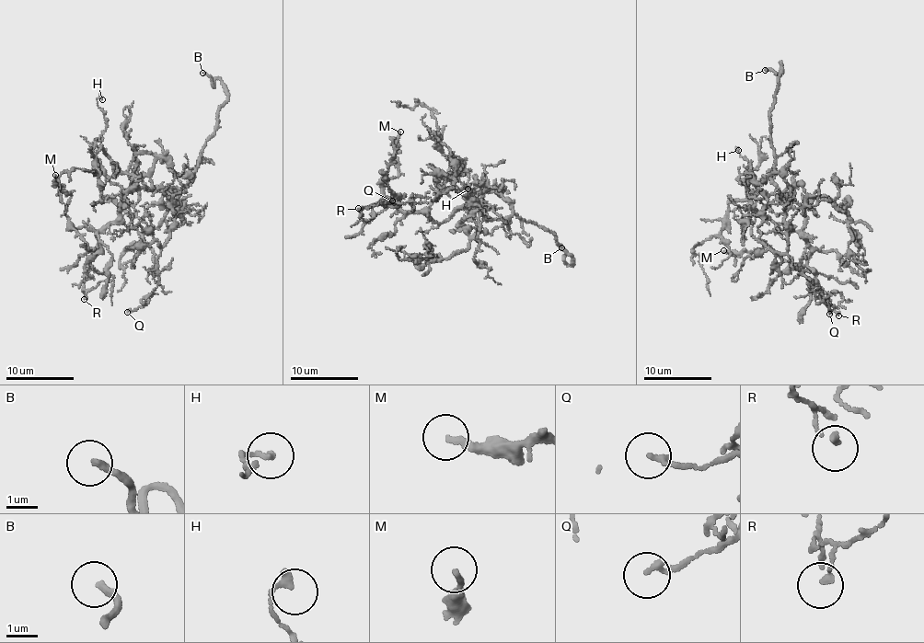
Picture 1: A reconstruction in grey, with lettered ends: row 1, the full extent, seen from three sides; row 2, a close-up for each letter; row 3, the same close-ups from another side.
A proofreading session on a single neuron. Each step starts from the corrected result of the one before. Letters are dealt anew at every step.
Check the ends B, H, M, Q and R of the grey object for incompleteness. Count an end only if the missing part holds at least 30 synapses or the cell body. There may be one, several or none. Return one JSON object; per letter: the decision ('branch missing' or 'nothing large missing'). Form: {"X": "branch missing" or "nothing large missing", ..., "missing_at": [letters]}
{"B": "branch missing", "H": "nothing large missing", "M": "nothing large missing", "Q": "nothing large missing", "R": "nothing large missing", "missing_at": ["B"]}

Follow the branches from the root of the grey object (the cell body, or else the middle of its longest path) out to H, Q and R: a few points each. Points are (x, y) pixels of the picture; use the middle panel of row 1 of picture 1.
H: (496, 191), (471, 196), (442, 223), (429, 214), (430, 201), (444, 188), (437, 177), (462, 193), (467, 189)
Q: (496, 191), (512, 210), (501, 219), (487, 217), (473, 198), (454, 189), (416, 203), (392, 200)
R: (496, 191), (471, 196), (442, 223), (398, 201), (374, 205), (363, 221), (358, 208)

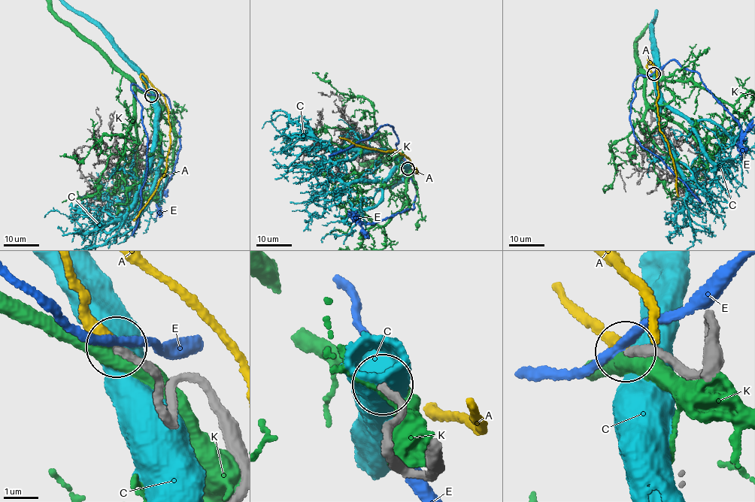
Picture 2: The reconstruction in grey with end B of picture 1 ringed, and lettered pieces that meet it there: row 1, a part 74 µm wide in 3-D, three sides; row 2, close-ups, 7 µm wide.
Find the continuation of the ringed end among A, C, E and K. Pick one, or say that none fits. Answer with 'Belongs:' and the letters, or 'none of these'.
Belongs: A

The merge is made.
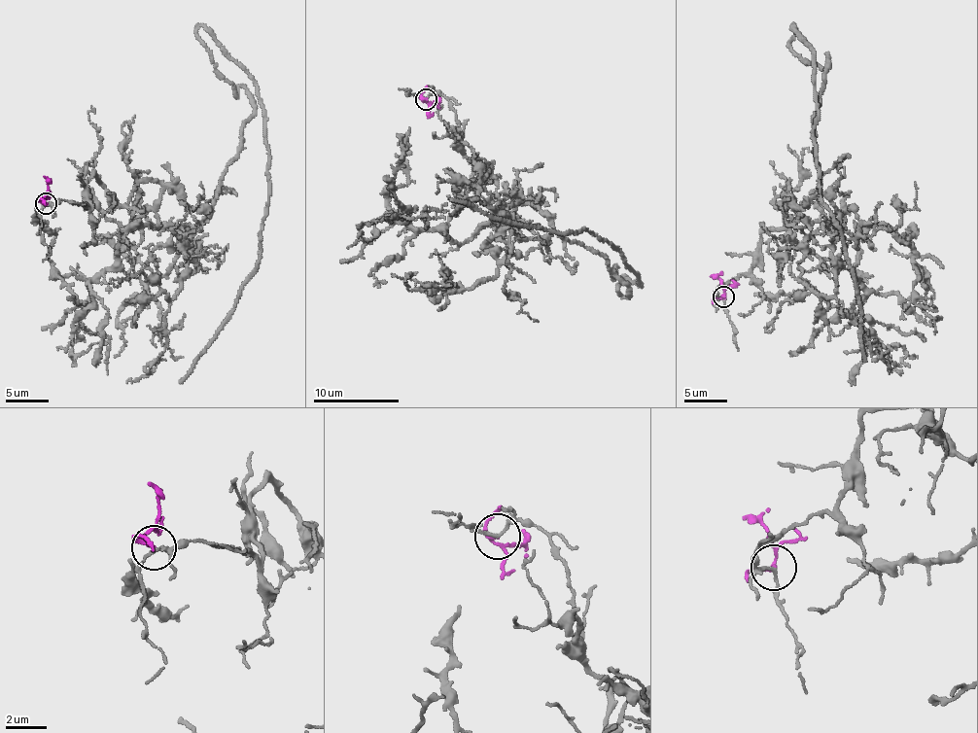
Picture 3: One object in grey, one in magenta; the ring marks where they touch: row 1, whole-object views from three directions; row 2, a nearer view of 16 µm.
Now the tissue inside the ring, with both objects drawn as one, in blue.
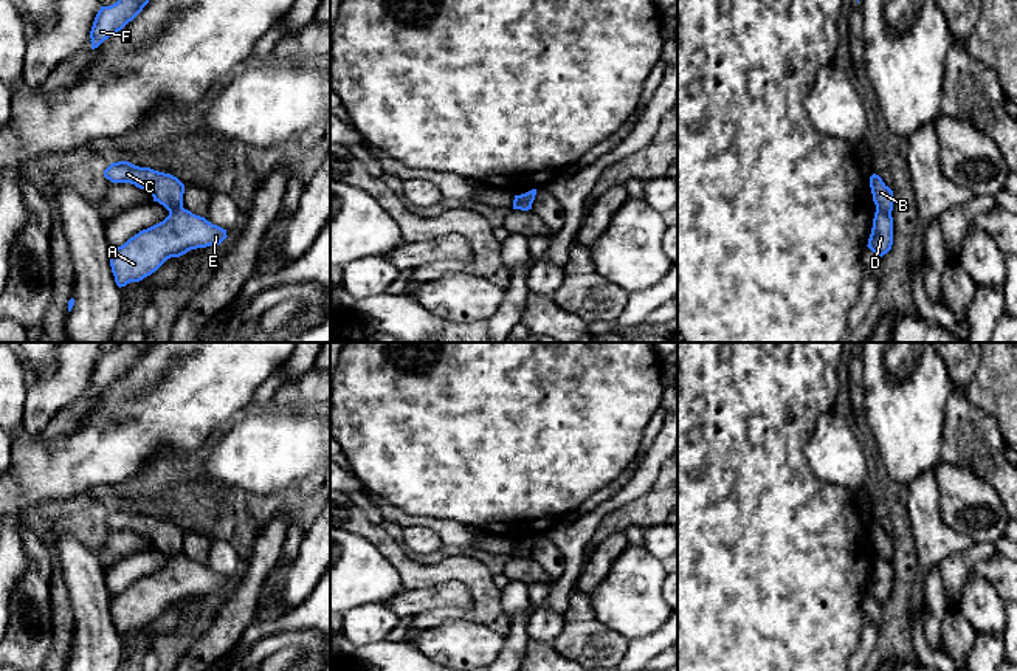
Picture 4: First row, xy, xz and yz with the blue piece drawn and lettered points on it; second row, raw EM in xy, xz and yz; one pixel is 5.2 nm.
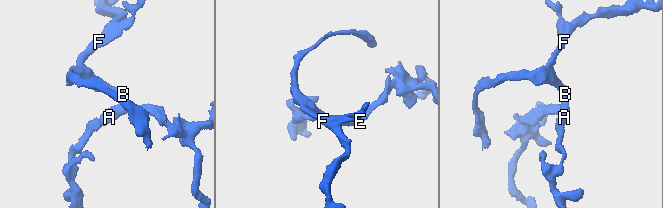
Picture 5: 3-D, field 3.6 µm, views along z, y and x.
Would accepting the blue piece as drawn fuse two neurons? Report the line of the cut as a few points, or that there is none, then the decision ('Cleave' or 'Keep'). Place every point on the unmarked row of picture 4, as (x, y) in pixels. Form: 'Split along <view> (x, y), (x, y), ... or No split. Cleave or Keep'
Split along yz (876, 555), (890, 561). Cleave

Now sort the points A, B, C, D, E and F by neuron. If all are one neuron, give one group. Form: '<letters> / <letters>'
A D E / B C F

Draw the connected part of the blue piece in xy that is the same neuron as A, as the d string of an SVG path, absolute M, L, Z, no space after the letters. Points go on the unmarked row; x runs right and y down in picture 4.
M178 555L163 569L140 578L112 598L110 614L115 629L119 635L140 629L167 606L180 604L191 597L220 592L226 584L226 576Z

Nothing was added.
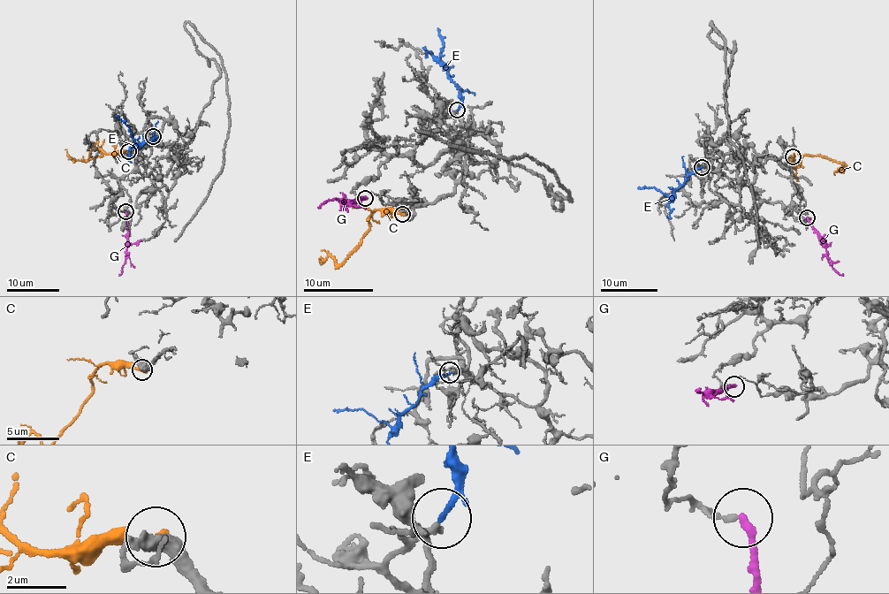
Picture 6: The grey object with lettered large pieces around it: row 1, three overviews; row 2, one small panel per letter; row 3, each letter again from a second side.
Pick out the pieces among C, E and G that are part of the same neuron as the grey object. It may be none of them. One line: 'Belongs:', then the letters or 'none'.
Belongs: E

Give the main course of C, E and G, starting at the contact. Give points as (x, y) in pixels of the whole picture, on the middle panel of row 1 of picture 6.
C: (403, 213), (376, 210), (368, 221), (369, 227), (355, 251), (339, 263), (327, 255), (321, 262)
E: (458, 110), (459, 87), (451, 79), (439, 57), (444, 45), (438, 29)
G: (365, 198), (345, 202), (338, 198), (321, 203), (318, 208)

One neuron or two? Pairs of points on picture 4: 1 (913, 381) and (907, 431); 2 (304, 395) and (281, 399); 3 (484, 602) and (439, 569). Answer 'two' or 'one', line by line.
1: one
2: one
3: one

